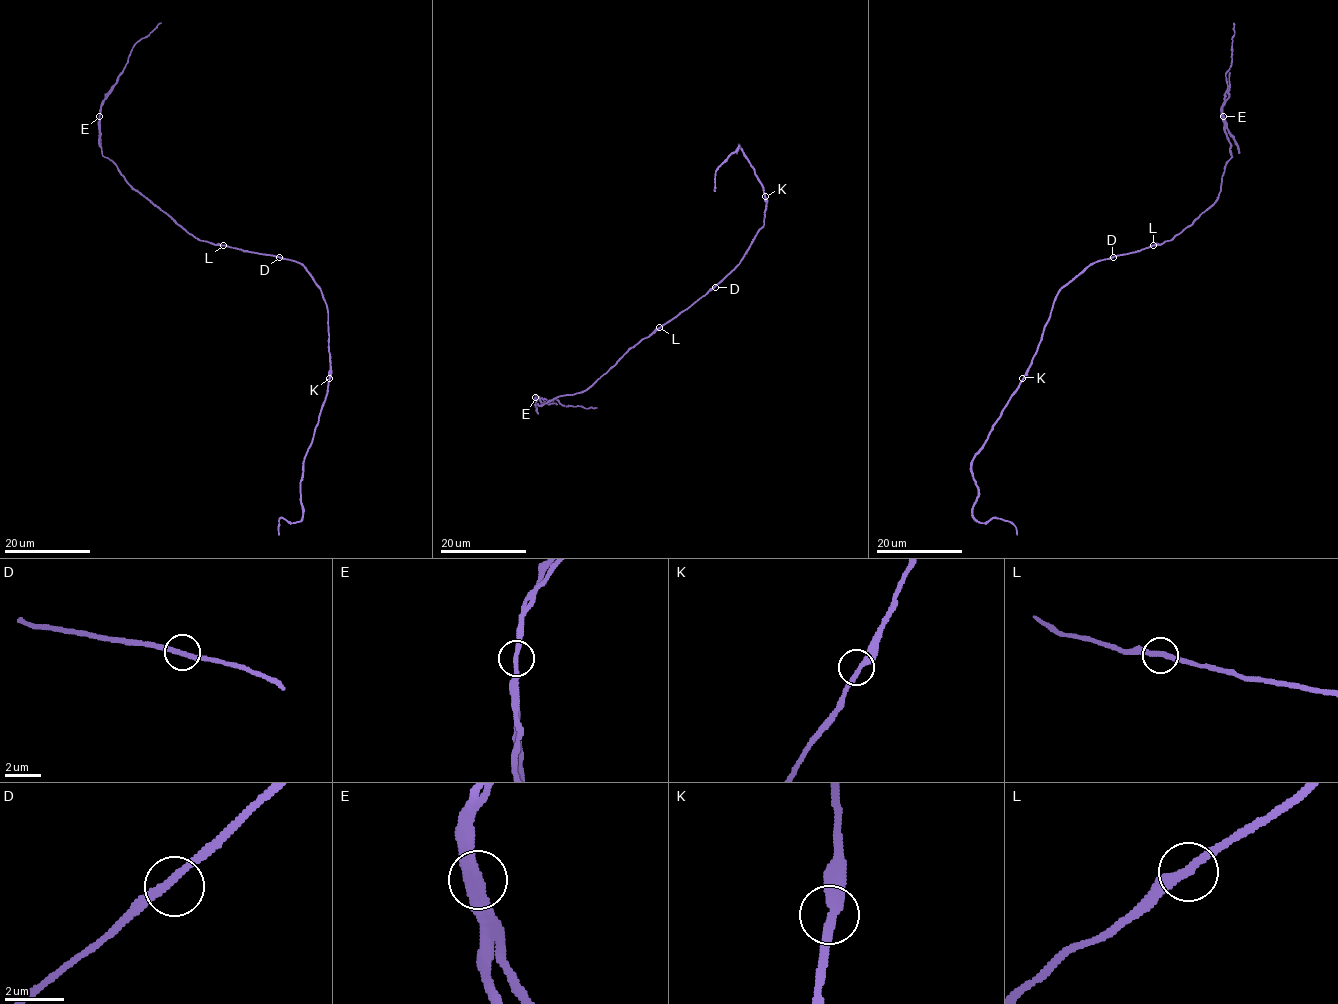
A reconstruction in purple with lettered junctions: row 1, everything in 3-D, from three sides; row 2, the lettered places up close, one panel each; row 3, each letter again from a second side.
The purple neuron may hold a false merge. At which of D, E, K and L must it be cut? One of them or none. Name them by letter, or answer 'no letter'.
E

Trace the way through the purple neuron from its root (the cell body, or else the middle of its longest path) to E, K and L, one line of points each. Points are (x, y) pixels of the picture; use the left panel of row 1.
E: (278, 257), (200, 241), (189, 234), (136, 191), (119, 169), (102, 154), (100, 116)
K: (278, 257), (300, 262), (321, 292), (328, 311), (329, 378)
L: (278, 257), (223, 245)

